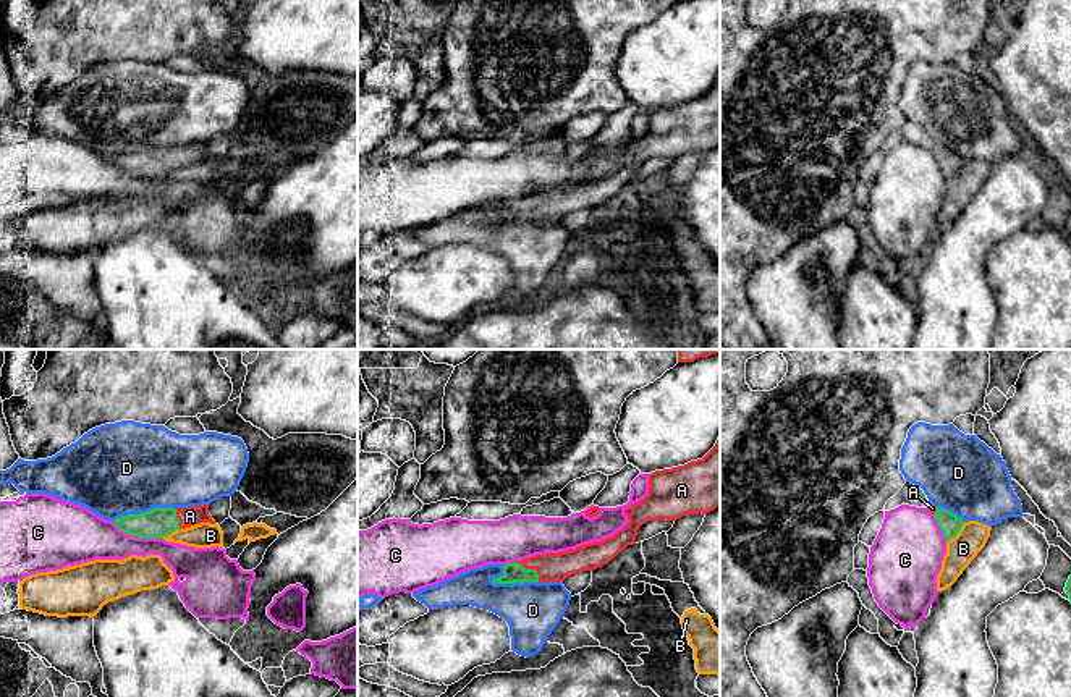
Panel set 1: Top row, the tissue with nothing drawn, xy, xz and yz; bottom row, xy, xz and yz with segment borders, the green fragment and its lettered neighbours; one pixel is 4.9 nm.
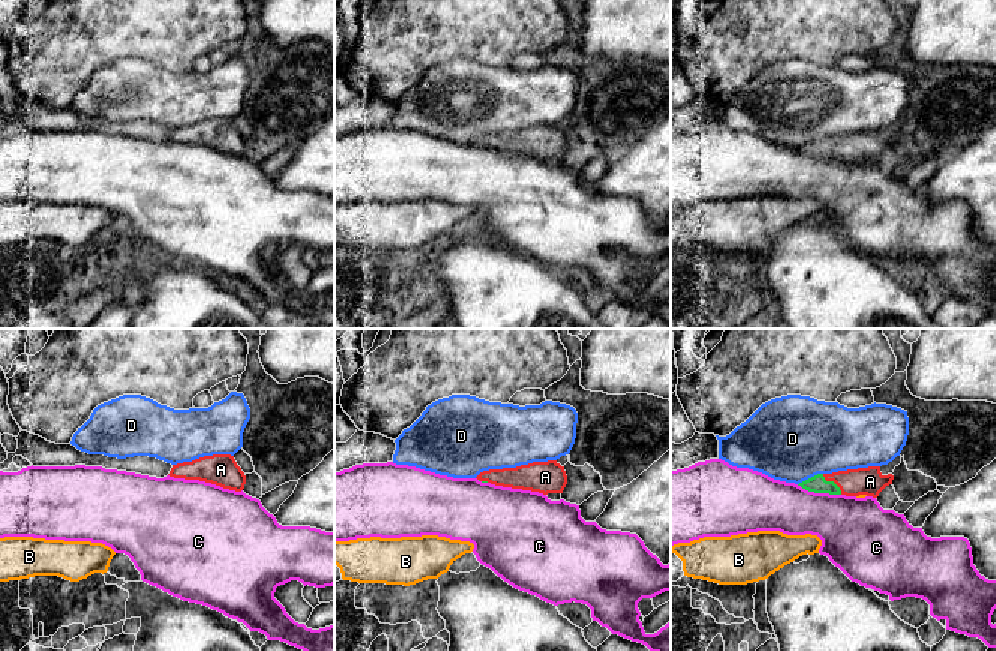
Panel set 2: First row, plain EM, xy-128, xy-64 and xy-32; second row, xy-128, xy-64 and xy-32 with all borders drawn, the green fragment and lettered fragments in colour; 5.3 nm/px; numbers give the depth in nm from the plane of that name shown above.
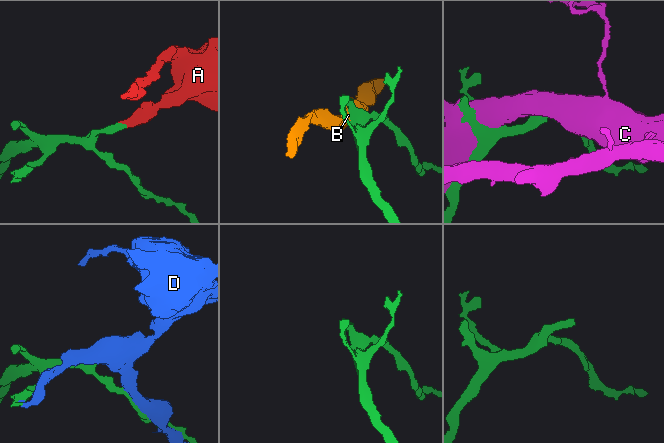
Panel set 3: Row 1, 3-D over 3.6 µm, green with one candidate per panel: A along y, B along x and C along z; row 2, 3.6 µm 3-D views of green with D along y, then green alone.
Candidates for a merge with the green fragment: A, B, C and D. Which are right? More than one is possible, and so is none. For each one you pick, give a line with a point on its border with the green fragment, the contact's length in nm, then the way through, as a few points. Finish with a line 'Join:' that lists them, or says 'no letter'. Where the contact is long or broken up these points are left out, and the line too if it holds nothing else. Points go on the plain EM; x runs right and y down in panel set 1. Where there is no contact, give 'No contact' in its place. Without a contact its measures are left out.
A: Touches green at xz (529, 207). Shared border 160 nm. Path across: xz (513, 209), (529, 207), (552, 204)
Join: A

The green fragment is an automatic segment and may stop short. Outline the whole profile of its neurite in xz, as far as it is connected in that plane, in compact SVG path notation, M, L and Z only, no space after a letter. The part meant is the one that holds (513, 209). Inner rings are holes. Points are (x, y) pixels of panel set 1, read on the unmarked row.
M720 74L702 97L649 112L649 133L624 147L629 160L615 173L574 188L506 201L503 212L492 220L563 220L571 212L602 205L628 183L636 181L642 162L658 157L676 158L696 150L707 152L718 142Z

